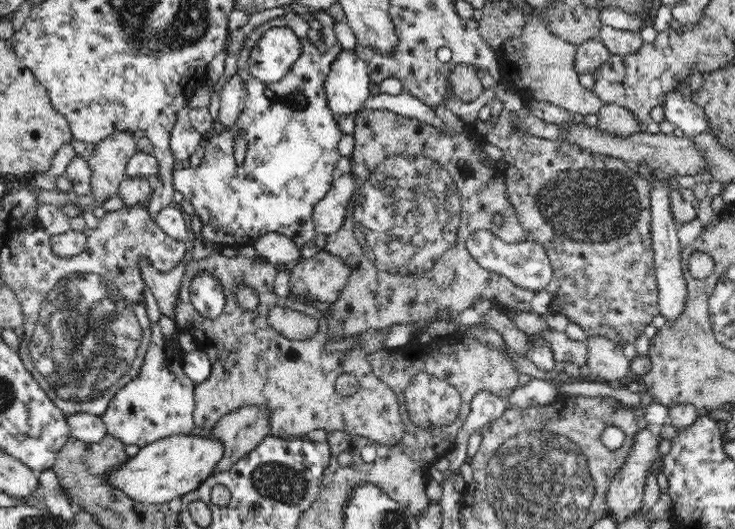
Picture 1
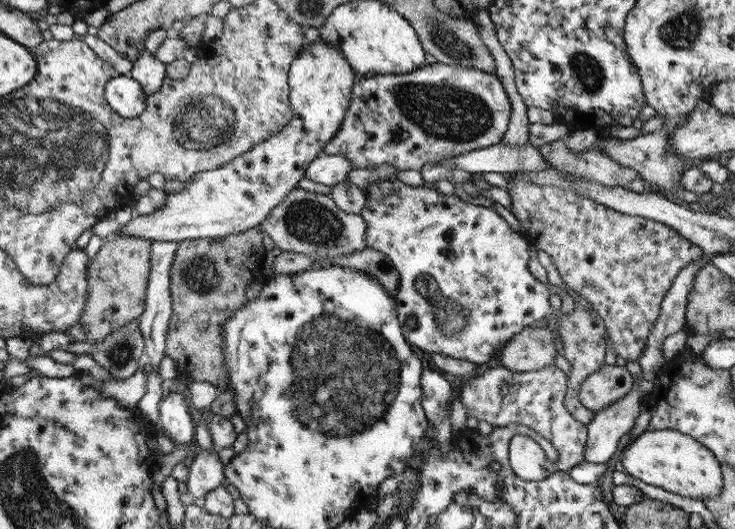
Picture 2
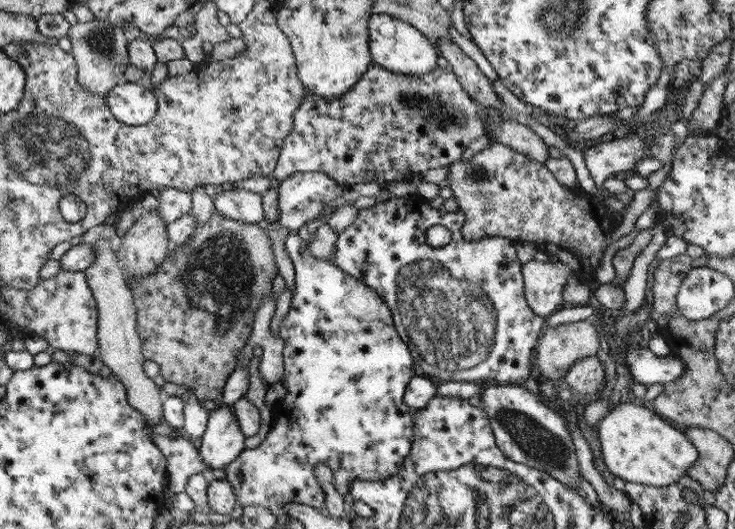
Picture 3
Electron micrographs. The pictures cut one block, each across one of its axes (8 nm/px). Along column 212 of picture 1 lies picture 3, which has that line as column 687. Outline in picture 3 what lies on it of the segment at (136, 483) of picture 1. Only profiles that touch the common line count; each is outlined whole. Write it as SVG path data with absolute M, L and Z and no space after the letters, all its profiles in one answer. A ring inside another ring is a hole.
M622 403L609 410L599 422L602 458L608 470L626 482L659 487L675 483L687 475L698 453L683 429L665 417L634 403Z

